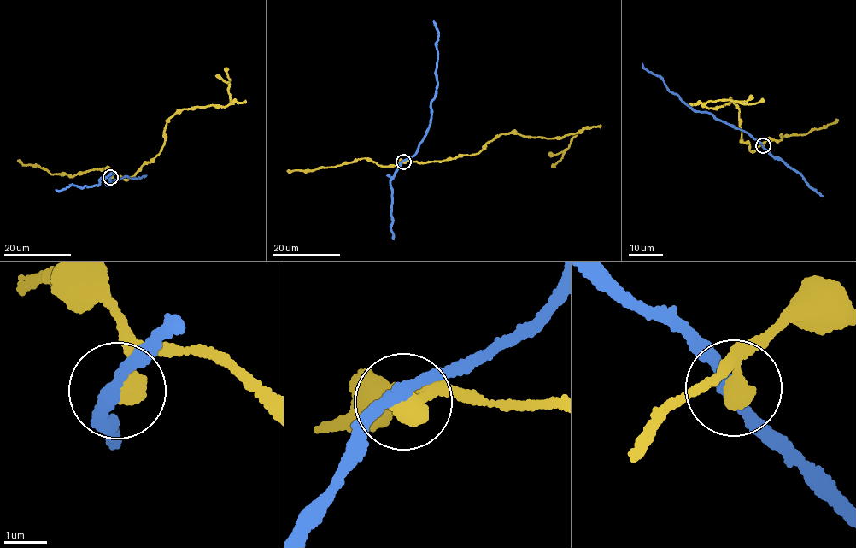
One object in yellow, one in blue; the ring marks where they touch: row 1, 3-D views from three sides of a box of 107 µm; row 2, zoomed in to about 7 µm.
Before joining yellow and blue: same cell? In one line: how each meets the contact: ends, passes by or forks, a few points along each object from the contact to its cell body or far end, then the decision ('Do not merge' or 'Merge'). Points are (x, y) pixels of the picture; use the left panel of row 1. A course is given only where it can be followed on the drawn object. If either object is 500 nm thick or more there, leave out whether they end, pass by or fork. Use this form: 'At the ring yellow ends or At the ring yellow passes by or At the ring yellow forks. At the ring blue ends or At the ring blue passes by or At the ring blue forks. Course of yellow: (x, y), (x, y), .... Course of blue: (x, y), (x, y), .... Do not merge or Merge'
Course of yellow: (110, 176), (115, 173), (127, 179), (158, 154), (164, 143), (167, 120), (178, 112), (230, 103), (226, 67). Course of blue: (110, 177), (115, 172), (102, 177), (96, 185), (55, 189). Do not merge

